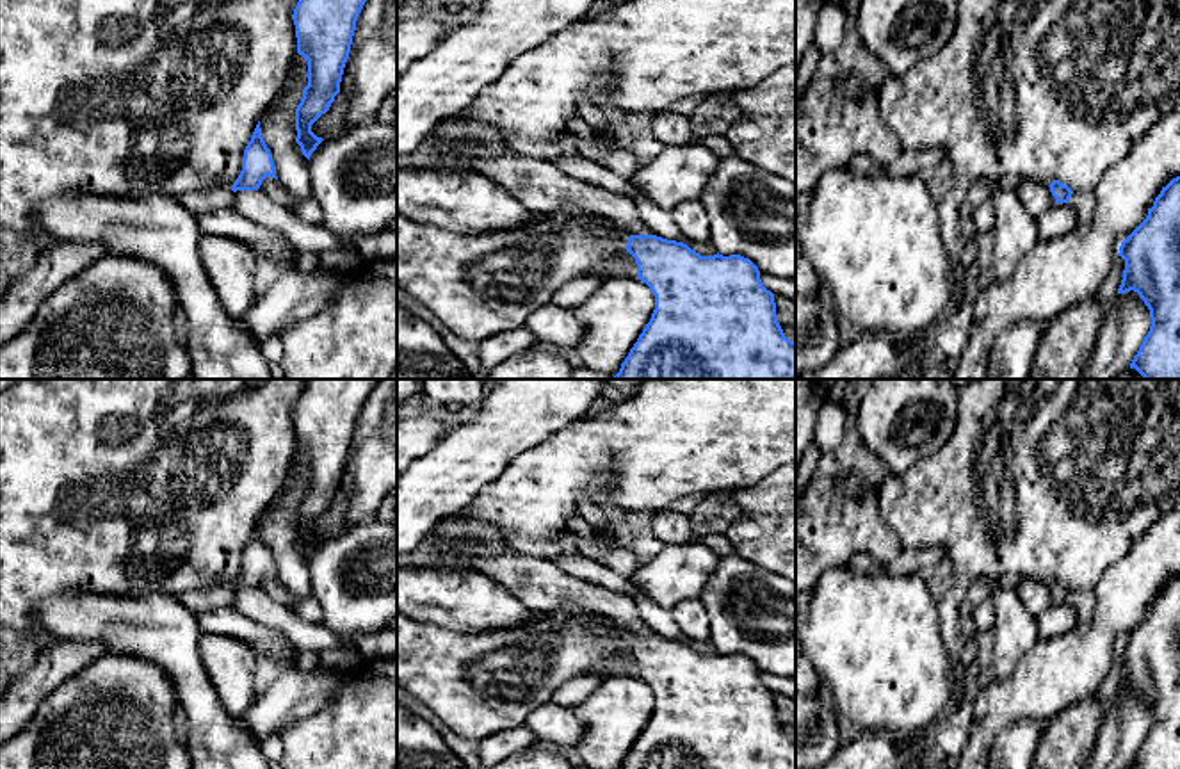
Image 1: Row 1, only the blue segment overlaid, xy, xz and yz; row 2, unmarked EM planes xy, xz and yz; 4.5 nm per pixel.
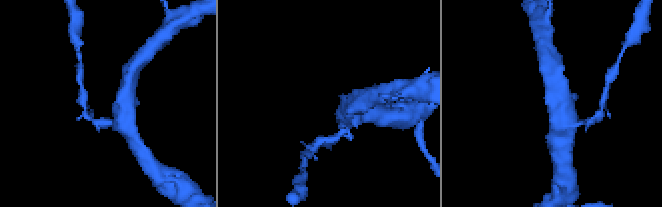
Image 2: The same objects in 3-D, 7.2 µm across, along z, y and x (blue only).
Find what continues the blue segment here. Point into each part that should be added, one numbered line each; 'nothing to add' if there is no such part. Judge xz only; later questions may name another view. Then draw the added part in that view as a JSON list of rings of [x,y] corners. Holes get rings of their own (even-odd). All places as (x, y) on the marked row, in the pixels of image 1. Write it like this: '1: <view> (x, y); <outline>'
1: xz (614, 239); [[[610,224],[610,230],[600,239],[600,244],[607,253],[616,253],[626,247],[630,235],[632,233],[621,230],[619,226]]]

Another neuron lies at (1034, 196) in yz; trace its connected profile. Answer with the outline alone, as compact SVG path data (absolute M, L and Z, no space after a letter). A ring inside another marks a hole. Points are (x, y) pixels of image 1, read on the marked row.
M1025 178L1014 192L1018 194L1027 212L1036 219L1054 206L1050 187L1039 182Z

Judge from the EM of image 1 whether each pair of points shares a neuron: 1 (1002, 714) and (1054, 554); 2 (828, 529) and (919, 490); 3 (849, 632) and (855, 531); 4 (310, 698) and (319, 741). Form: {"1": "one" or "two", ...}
{"1": "two", "2": "two", "3": "two", "4": "two"}

